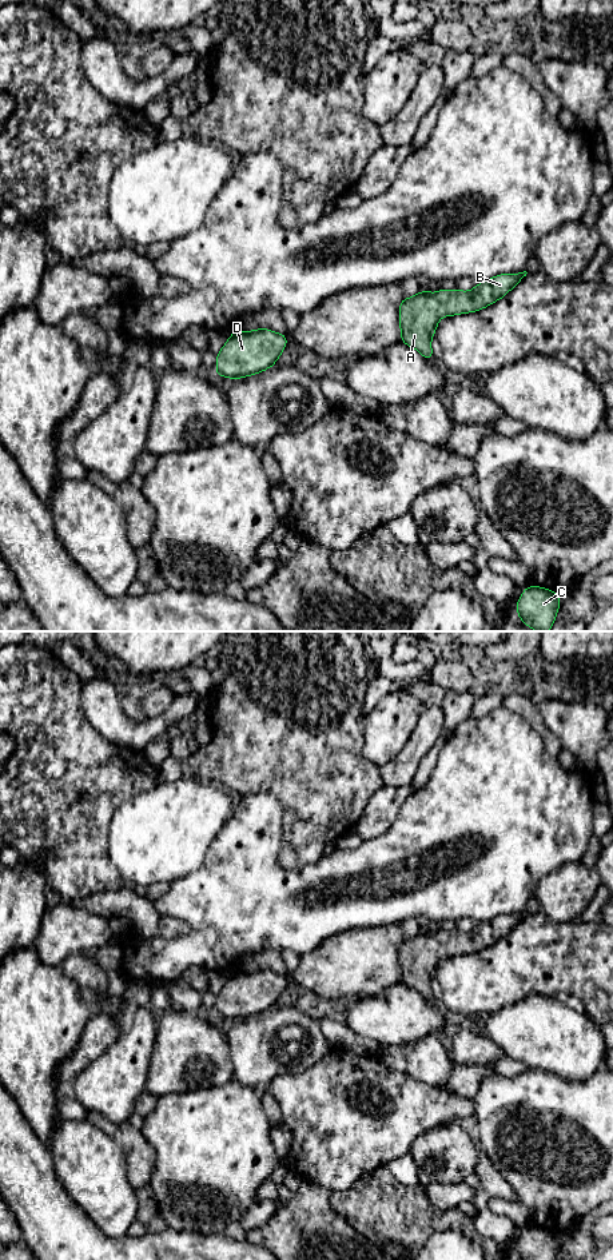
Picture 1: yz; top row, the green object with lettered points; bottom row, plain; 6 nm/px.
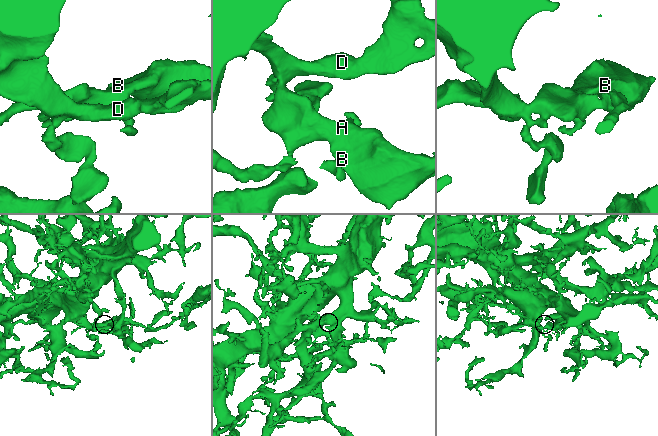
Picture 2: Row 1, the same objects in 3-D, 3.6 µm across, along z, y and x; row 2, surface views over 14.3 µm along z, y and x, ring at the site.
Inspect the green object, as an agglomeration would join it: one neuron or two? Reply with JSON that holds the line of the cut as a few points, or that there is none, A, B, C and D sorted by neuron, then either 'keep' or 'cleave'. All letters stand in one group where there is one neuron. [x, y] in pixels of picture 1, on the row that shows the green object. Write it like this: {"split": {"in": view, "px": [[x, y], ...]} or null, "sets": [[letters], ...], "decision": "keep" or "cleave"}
{"split": null, "sets": [["A", "B", "C", "D"]], "decision": "keep"}

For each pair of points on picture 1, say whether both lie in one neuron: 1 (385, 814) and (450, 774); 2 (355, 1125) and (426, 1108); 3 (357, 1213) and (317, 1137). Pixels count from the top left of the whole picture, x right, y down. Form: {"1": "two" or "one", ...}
{"1": "two", "2": "one", "3": "two"}

